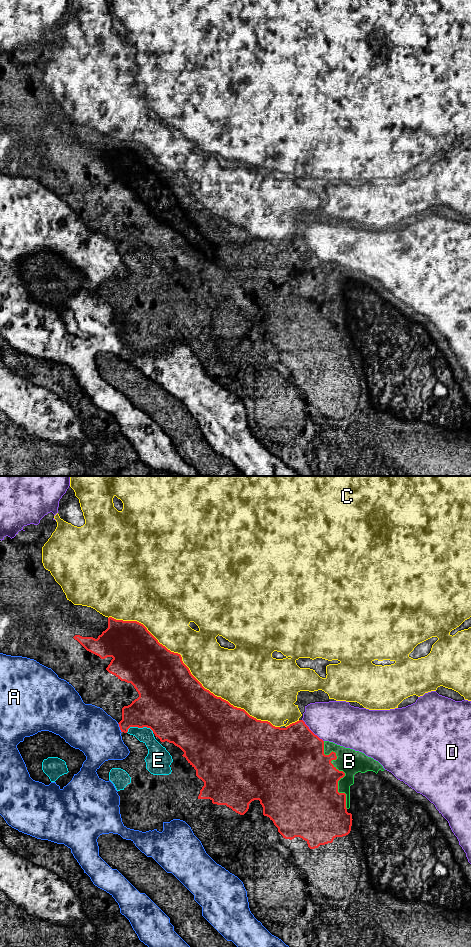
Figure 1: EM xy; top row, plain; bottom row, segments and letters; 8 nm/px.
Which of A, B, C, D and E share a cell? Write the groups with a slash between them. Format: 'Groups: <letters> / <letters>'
Groups: A / B / C / D / E

